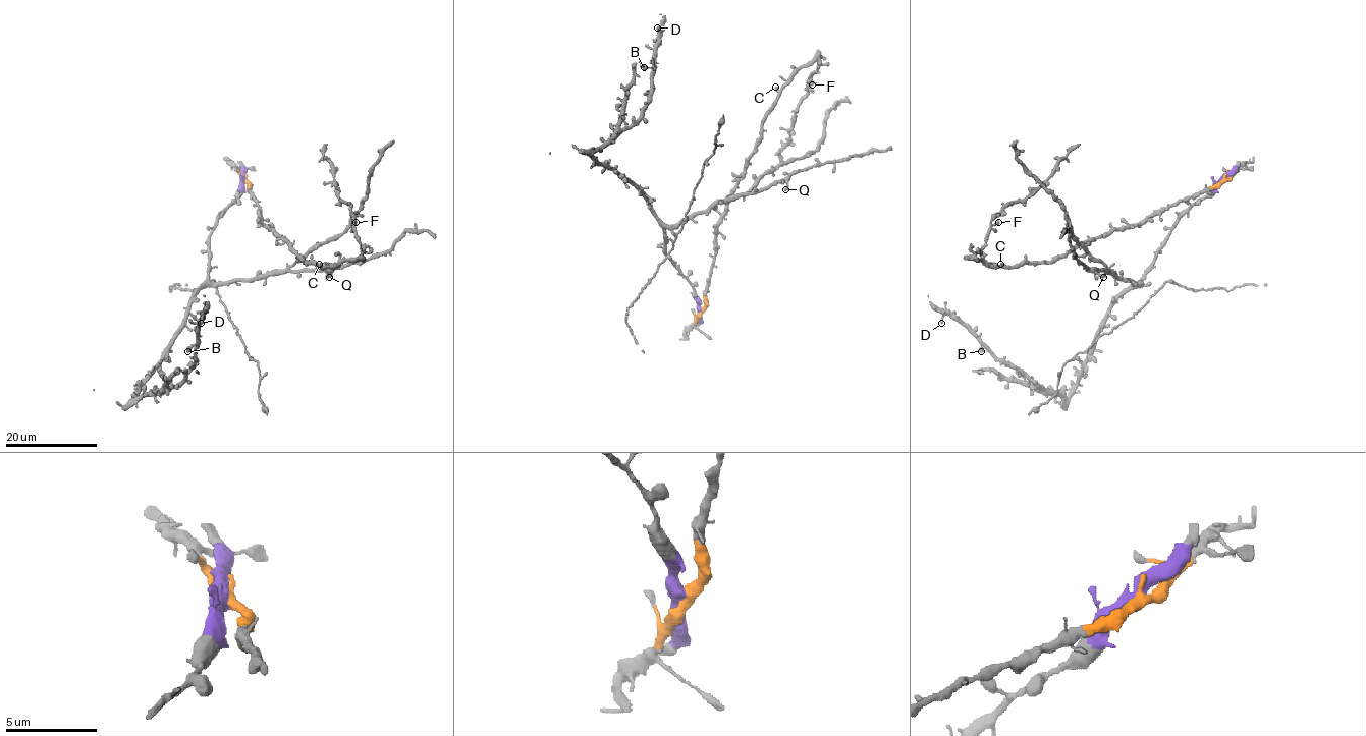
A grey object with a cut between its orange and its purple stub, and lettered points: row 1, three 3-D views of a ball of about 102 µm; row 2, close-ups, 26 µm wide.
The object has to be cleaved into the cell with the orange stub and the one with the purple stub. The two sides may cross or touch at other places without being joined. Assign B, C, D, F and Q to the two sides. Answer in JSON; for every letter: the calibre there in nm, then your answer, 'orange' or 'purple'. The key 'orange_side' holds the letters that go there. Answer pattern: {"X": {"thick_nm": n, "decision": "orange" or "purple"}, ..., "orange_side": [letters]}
{"B": {"thick_nm": 500, "decision": "purple"}, "C": {"thick_nm": 400, "decision": "orange"}, "D": {"thick_nm": 360, "decision": "purple"}, "F": {"thick_nm": 420, "decision": "orange"}, "Q": {"thick_nm": 400, "decision": "purple"}, "orange_side": ["C", "F"]}

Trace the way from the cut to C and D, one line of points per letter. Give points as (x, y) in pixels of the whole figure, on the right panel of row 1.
C: (1224, 179), (1155, 211), (1136, 224), (1081, 242), (1050, 261), (1021, 262), (1012, 267), (1001, 263)
D: (1224, 179), (1179, 220), (1152, 268), (1117, 298), (1068, 398), (1040, 387), (1002, 363), (947, 314), (941, 323)

